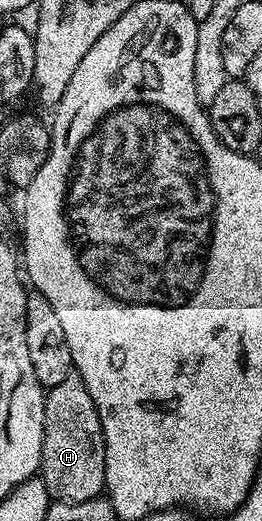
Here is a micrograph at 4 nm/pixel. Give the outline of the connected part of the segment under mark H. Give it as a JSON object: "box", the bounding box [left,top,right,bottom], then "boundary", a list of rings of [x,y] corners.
{"box":[39,371,106,504],"boundary":[[[76,371],[71,372],[58,386],[47,389],[44,397],[44,437],[39,475],[51,499],[73,504],[97,499],[105,491],[106,446],[102,422],[94,402]]]}

